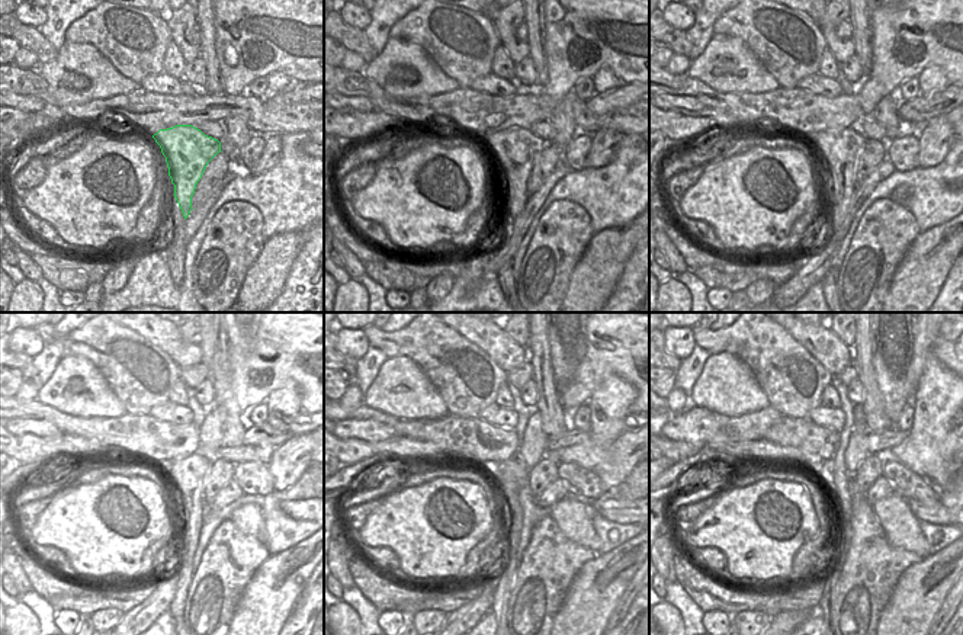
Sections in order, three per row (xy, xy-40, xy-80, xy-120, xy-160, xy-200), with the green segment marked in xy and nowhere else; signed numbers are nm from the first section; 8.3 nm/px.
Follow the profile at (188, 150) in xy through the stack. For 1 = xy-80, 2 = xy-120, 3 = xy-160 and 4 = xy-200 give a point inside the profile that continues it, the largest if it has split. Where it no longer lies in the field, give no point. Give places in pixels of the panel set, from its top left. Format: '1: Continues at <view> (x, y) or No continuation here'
1: Continues at xy-80 (840, 150)
2: Continues at xy-120 (188, 475)
3: Continues at xy-160 (512, 475)
4: Continues at xy-200 (831, 577)

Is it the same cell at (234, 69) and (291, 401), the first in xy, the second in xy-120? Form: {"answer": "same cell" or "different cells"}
{"answer": "different cells"}

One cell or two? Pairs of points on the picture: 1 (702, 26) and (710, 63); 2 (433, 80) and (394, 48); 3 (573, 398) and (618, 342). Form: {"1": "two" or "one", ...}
{"1": "two", "2": "one", "3": "one"}

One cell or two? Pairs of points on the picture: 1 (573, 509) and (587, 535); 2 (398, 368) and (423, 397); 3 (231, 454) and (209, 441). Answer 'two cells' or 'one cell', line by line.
1: one cell
2: one cell
3: two cells

